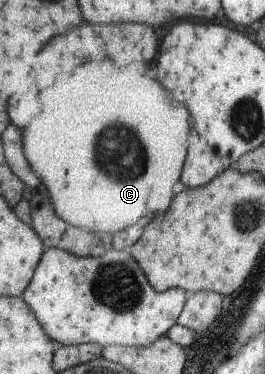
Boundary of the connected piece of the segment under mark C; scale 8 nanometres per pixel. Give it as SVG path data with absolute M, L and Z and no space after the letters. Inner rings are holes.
M113 61L79 65L79 69L73 69L71 73L61 73L59 81L55 81L53 87L43 89L39 93L39 101L41 101L41 115L35 121L31 121L31 125L27 125L27 129L21 129L23 153L27 157L31 170L41 177L42 189L54 203L59 217L75 227L95 231L100 237L105 233L109 233L112 237L117 231L127 229L141 219L149 219L155 213L165 213L169 209L169 203L173 199L173 186L180 181L183 161L185 161L185 153L187 153L185 141L188 141L191 132L191 112L183 105L173 105L169 101L169 93L163 87L159 87L159 81L151 79L147 75L145 63L127 63L125 67L117 67Z

